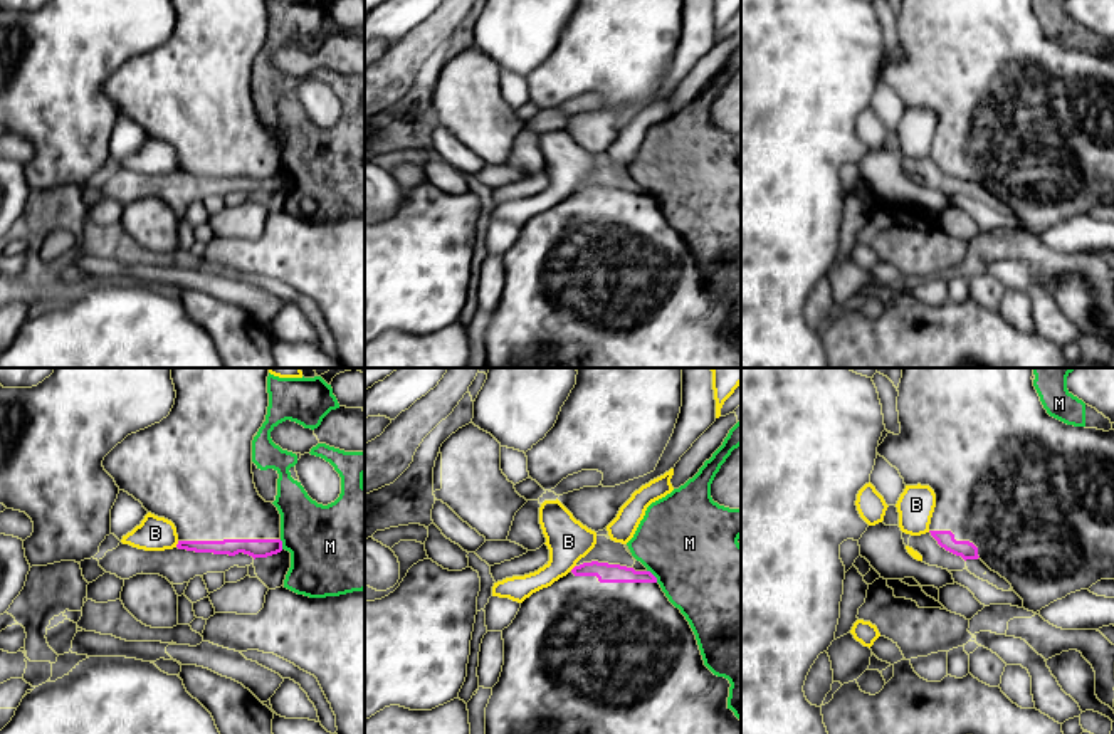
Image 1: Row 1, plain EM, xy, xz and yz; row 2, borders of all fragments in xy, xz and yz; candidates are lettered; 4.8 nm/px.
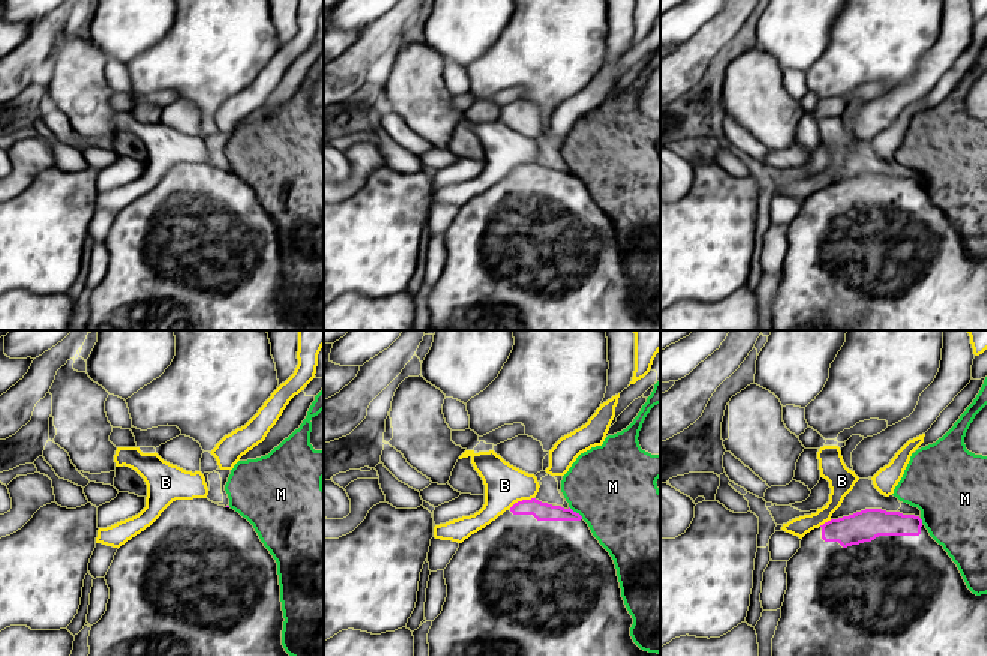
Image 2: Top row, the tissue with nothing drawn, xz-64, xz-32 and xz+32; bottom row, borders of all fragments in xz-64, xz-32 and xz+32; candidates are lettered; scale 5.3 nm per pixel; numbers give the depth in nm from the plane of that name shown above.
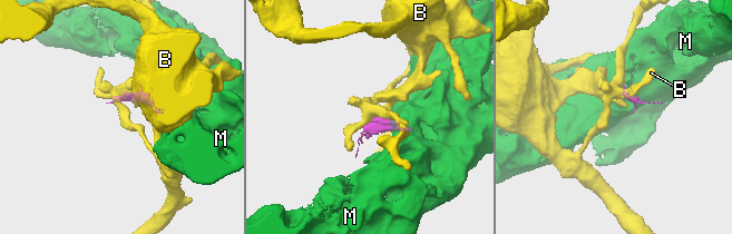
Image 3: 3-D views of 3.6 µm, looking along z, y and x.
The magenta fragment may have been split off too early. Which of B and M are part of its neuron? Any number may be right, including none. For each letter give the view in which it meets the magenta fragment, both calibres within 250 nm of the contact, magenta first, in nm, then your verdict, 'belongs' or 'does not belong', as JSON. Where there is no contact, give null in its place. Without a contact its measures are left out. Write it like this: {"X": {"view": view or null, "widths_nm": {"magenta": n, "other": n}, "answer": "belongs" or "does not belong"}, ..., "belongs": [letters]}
{"B": {"view": "xy", "widths_nm": {"magenta": 80, "other": 160}, "answer": "does not belong"}, "M": {"view": "xz", "widths_nm": {"magenta": 100, "other": 460}, "answer": "does not belong"}, "belongs": []}

